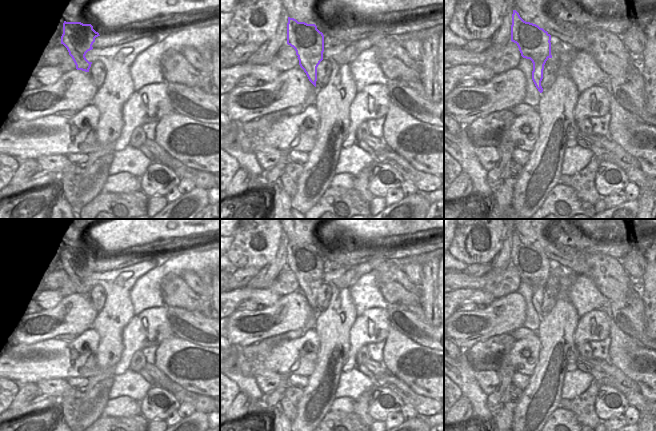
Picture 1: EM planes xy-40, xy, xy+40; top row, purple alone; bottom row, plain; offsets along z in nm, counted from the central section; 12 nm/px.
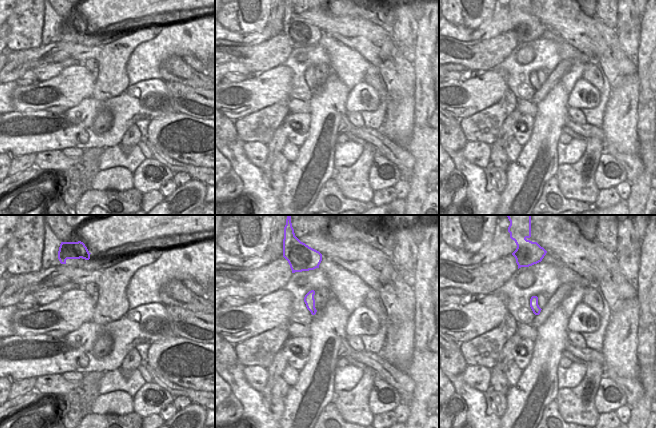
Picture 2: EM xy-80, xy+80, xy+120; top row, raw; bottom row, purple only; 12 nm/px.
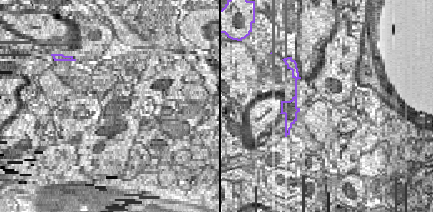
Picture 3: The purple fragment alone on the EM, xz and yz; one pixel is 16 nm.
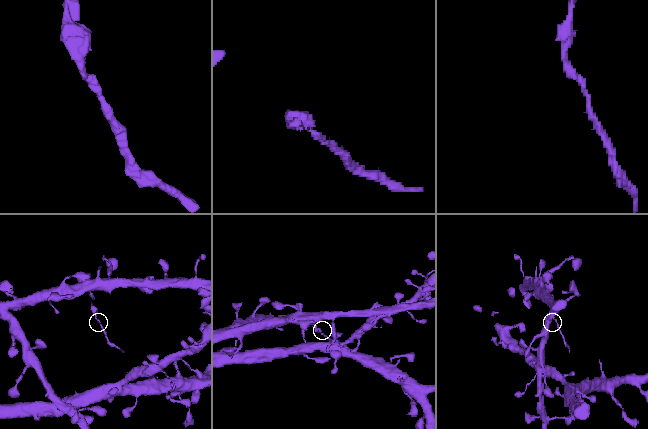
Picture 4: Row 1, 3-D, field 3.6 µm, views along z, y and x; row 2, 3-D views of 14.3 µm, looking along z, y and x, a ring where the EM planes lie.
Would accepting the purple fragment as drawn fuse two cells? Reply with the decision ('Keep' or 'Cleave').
Cleave.

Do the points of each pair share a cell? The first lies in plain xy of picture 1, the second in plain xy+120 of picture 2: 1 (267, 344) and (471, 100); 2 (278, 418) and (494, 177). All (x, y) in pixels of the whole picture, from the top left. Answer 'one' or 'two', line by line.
1: two
2: one

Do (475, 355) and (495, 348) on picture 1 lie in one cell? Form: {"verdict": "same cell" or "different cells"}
{"verdict": "same cell"}

